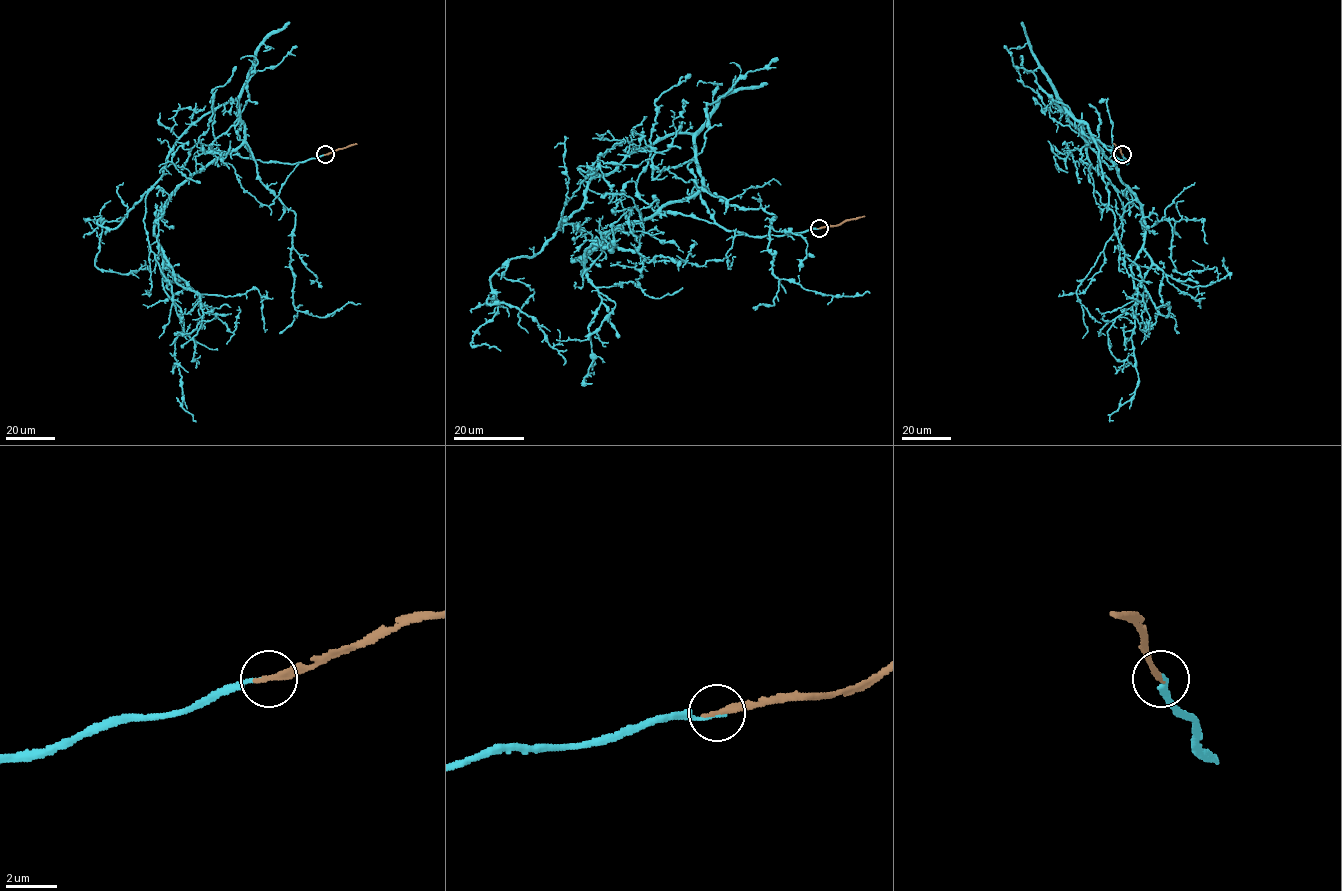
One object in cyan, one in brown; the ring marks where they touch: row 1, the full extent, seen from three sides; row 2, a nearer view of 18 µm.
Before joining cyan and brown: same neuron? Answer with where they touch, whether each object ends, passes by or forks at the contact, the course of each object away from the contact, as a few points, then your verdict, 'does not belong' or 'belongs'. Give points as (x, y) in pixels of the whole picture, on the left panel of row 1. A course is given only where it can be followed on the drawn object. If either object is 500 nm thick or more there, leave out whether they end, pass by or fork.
at (325, 154); cyan ends there; brown ends there; cyan runs (325, 154), (255, 160), (238, 117), (244, 141), (156, 219), (196, 420); brown runs (325, 154), (357, 144); belongs

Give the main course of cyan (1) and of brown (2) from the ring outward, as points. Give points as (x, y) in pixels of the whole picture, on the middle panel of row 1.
1: (819, 228), (727, 231), (693, 159), (691, 196), (573, 262), (612, 251), (632, 215)
2: (819, 228), (864, 216)

